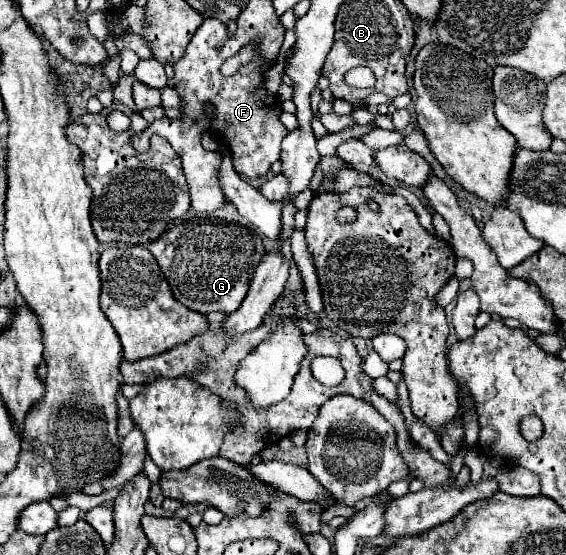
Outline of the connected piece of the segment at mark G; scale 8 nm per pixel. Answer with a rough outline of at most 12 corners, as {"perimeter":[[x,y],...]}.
{"perimeter":[[192,217],[148,245],[174,297],[204,315],[244,301],[260,235]]}

